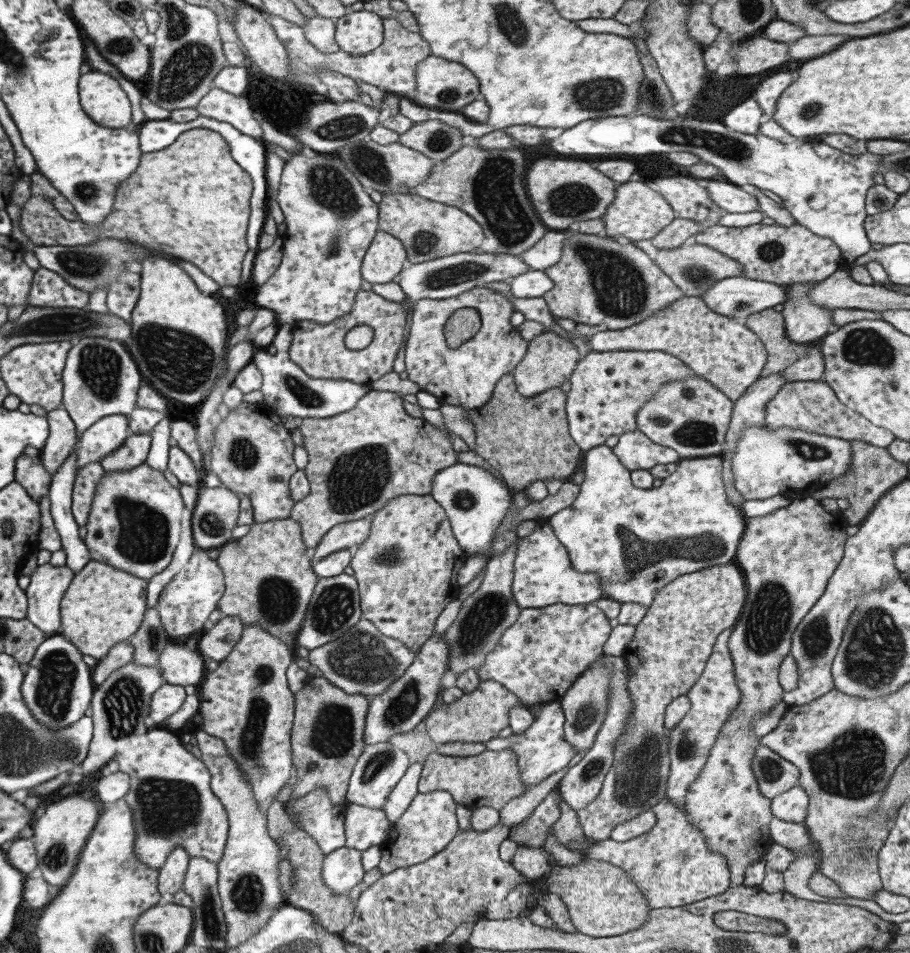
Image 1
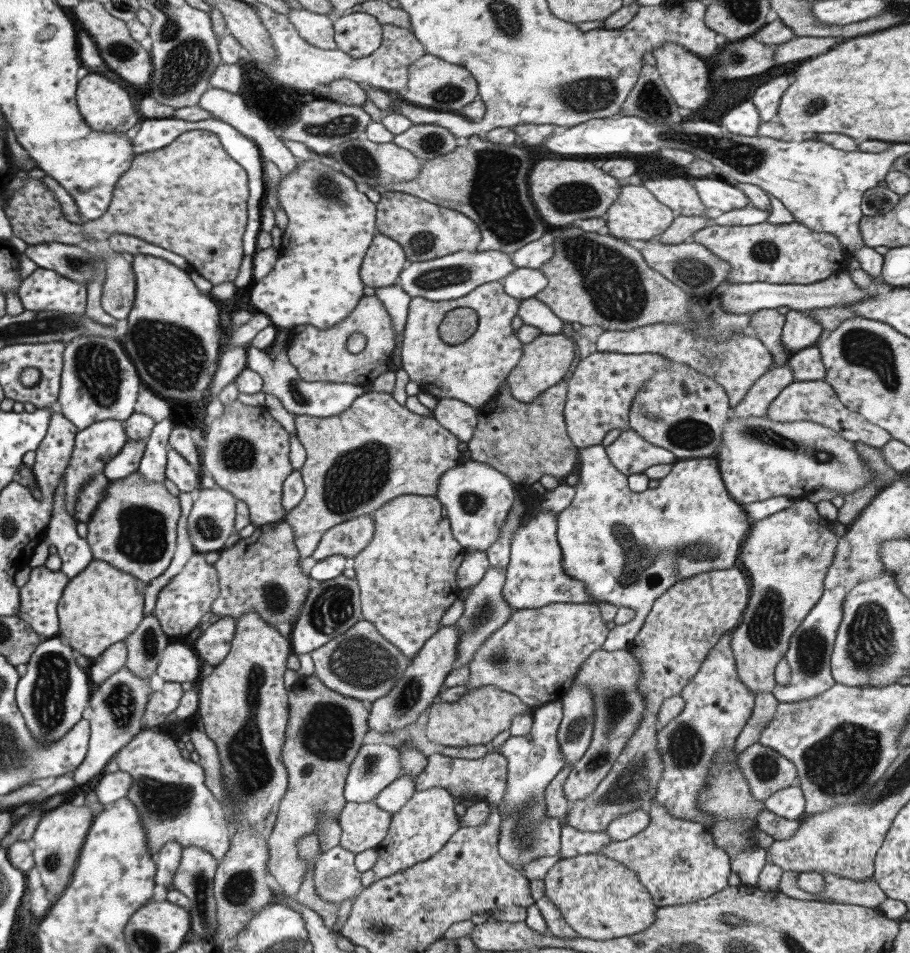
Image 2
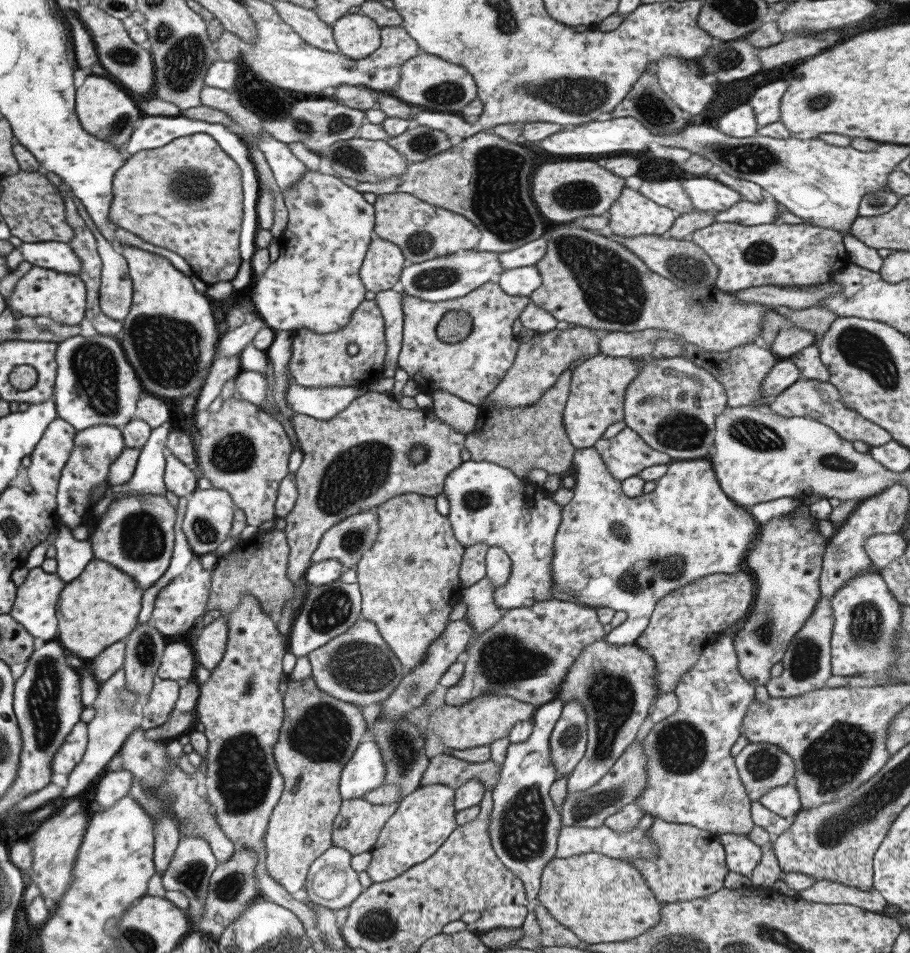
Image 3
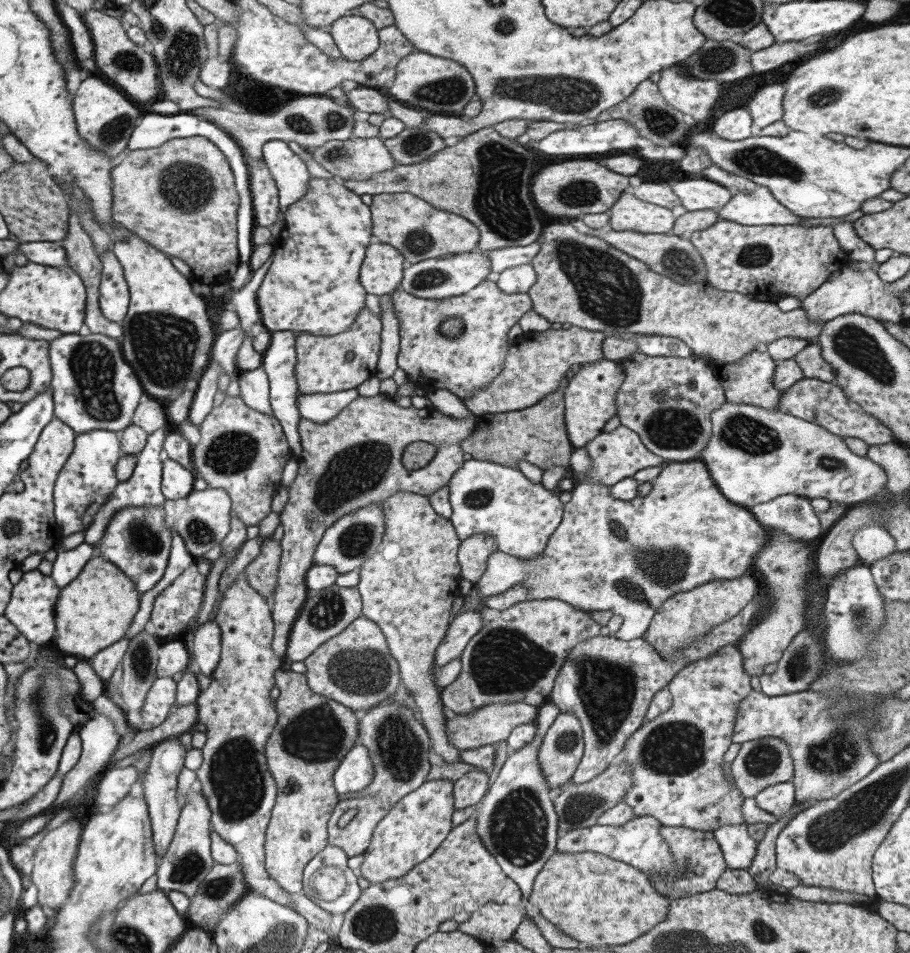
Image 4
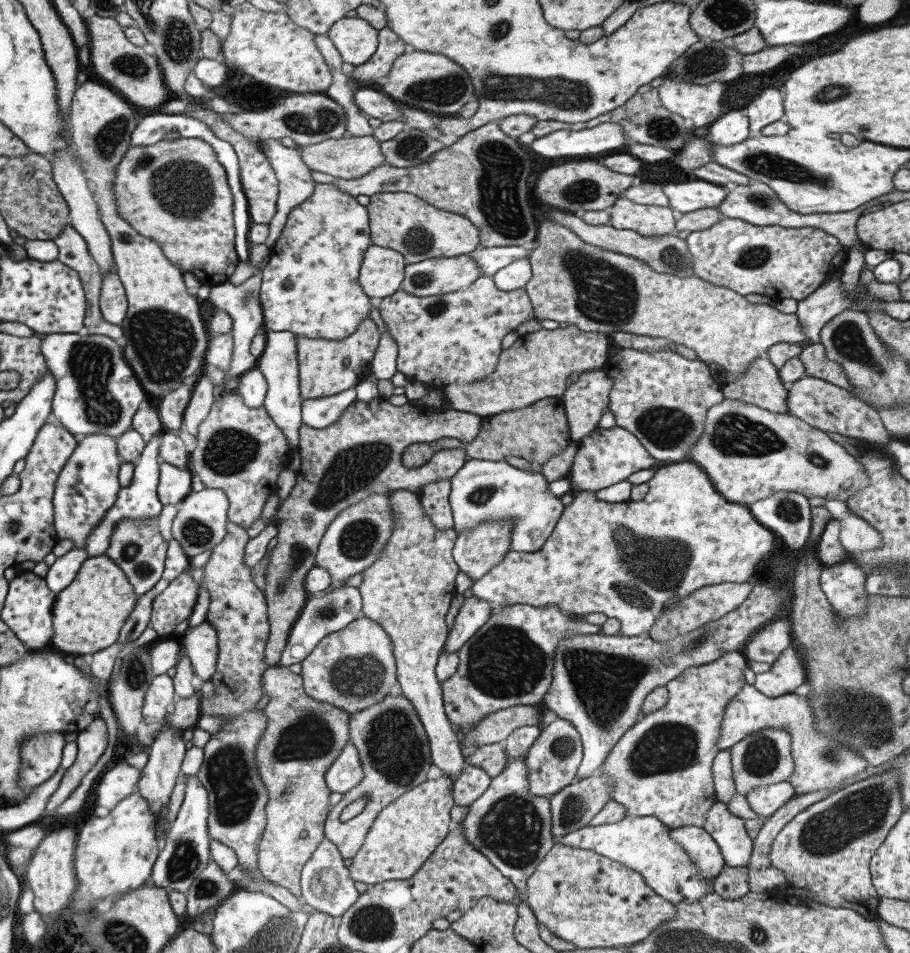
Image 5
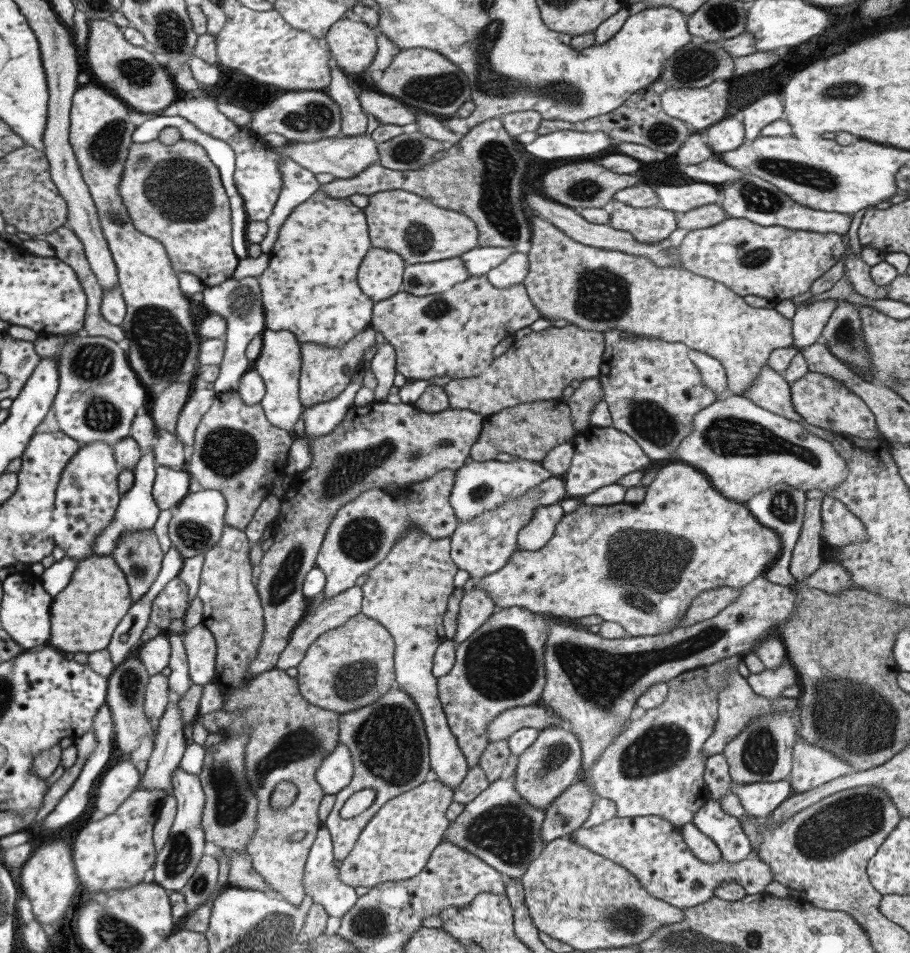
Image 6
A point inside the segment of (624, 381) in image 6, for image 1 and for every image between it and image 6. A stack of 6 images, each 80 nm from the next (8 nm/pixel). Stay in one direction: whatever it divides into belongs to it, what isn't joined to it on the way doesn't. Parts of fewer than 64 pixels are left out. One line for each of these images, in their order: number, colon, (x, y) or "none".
1: (689, 415)
2: (678, 409)
3: (672, 405)
4: (666, 401)
5: (662, 398)

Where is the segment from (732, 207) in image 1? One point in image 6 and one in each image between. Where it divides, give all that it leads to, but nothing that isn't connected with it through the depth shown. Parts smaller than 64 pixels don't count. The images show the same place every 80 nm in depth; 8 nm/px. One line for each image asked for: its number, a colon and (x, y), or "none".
2: (714, 192)
3: (706, 193)
4: (701, 194)
5: (691, 196)
6: (684, 198)

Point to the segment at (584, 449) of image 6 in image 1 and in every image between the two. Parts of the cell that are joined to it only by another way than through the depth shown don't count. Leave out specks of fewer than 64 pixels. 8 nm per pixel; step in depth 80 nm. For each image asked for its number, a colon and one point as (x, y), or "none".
1: (633, 449)
2: (630, 454)
3: (625, 454)
4: (616, 455)
5: (606, 456)

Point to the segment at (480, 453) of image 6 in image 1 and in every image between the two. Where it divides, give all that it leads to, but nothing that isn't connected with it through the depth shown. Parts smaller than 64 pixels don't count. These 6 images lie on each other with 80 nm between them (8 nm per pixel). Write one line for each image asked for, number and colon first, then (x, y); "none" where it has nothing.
1: (526, 439)
2: (523, 440)
3: (518, 438)
4: (536, 434)
5: (537, 432)

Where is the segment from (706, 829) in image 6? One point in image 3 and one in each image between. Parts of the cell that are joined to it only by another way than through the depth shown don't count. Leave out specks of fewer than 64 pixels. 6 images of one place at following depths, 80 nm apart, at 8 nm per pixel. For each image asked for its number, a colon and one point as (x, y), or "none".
3: (742, 856)
4: (738, 849)
5: (727, 831)

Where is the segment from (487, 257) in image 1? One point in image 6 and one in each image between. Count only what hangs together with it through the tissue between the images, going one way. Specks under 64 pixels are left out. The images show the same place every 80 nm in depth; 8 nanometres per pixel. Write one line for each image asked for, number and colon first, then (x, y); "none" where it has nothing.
2: (449, 277)
3: (452, 276)
4: (438, 278)
5: (437, 276)
6: (429, 278)

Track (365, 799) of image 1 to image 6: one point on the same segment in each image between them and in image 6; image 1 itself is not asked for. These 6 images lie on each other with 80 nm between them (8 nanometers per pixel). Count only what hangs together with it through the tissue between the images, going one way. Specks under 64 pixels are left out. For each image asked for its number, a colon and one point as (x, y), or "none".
2: (375, 766)
3: (364, 771)
4: (355, 771)
5: (344, 773)
6: (334, 772)

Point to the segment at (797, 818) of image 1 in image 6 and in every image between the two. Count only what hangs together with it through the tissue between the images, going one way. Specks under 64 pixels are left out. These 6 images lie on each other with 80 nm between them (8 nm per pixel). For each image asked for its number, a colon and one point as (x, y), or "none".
2: (788, 803)
3: (783, 800)
4: (777, 799)
5: (764, 800)
6: (758, 799)

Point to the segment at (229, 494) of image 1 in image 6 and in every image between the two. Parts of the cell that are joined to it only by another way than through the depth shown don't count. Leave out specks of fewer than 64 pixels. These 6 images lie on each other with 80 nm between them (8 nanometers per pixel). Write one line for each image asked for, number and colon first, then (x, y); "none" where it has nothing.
2: (210, 521)
3: (207, 519)
4: (204, 516)
5: (200, 522)
6: (196, 524)

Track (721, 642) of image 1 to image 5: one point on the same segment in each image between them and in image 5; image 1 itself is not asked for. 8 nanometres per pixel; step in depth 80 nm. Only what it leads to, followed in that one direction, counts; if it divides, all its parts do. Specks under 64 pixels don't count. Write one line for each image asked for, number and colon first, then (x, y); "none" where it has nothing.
2: (716, 705)
3: (691, 779)
4: (674, 762)
5: (661, 767)

